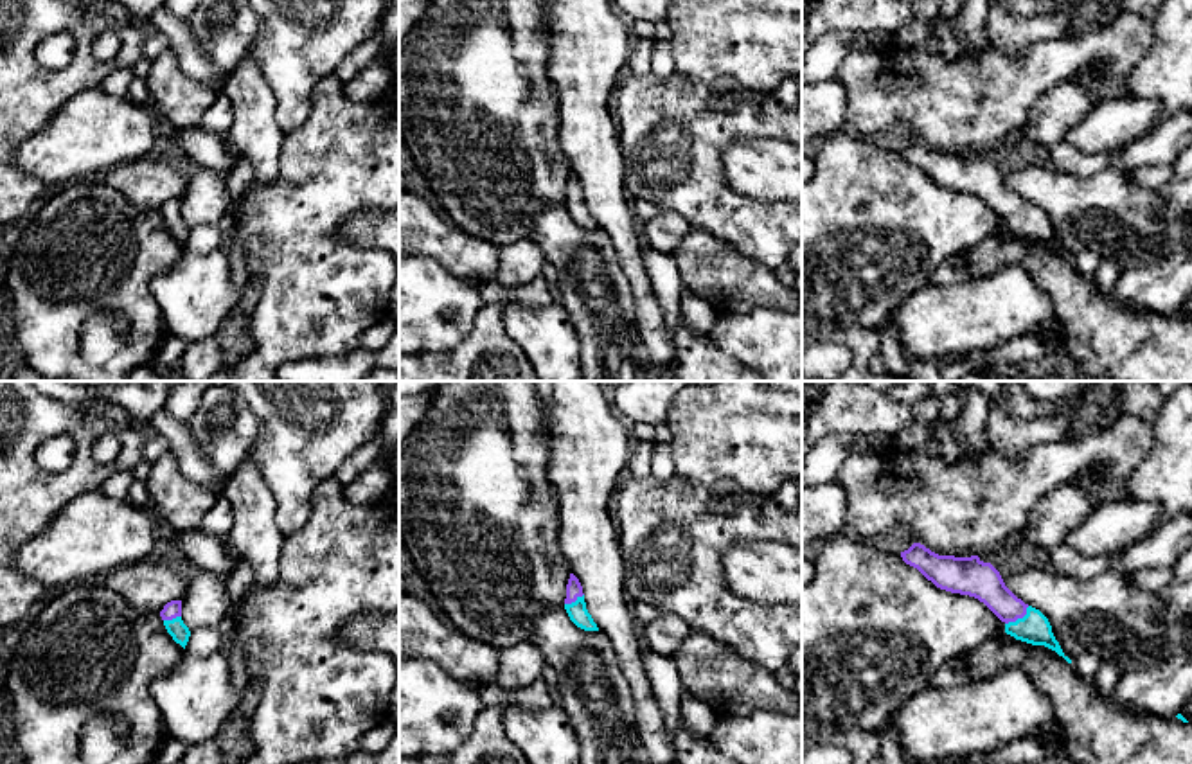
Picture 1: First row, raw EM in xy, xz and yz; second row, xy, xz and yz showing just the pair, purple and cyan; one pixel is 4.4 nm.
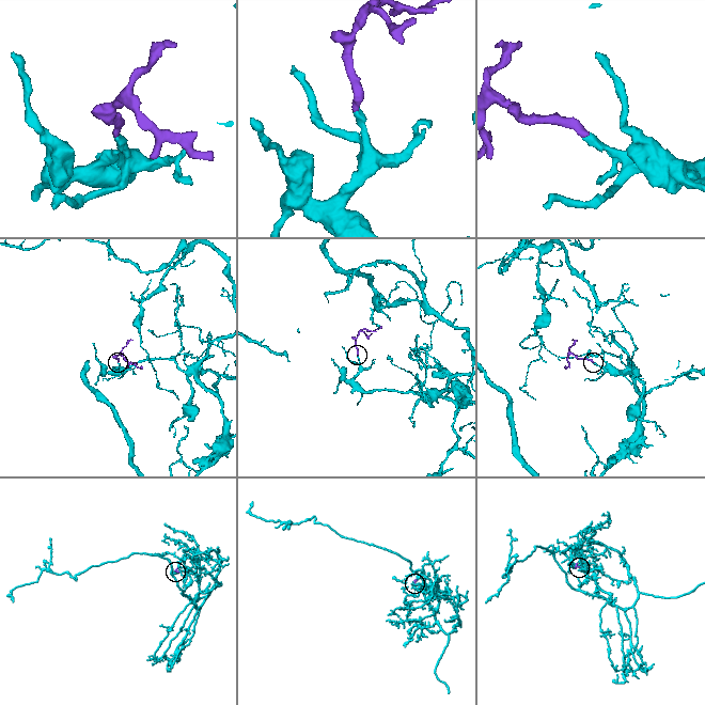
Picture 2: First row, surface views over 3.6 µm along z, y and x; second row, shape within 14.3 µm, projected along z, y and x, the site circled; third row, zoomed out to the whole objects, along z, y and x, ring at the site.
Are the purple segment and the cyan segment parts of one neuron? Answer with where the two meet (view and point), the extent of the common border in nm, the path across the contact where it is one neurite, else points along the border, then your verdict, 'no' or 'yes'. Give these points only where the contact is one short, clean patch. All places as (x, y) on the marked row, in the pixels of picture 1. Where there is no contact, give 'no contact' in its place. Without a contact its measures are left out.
yz (1018, 617) | 140 nm | across yz (978, 579), (1018, 617), (1034, 628) | yes

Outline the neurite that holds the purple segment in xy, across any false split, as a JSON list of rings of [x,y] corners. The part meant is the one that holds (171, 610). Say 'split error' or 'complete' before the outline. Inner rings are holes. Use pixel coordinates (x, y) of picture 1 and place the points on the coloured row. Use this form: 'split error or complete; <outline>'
split error; [[[182,600],[167,602],[160,611],[160,617],[173,640],[185,649],[191,631],[182,620]]]

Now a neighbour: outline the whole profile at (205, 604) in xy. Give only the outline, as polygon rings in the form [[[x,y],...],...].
[[[198,572],[182,599],[182,620],[189,631],[201,627],[227,627],[232,602],[227,581],[210,572]]]

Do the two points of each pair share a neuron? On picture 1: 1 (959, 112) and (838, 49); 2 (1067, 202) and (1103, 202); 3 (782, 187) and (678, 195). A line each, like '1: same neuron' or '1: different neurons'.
1: different neurons
2: same neuron
3: different neurons

